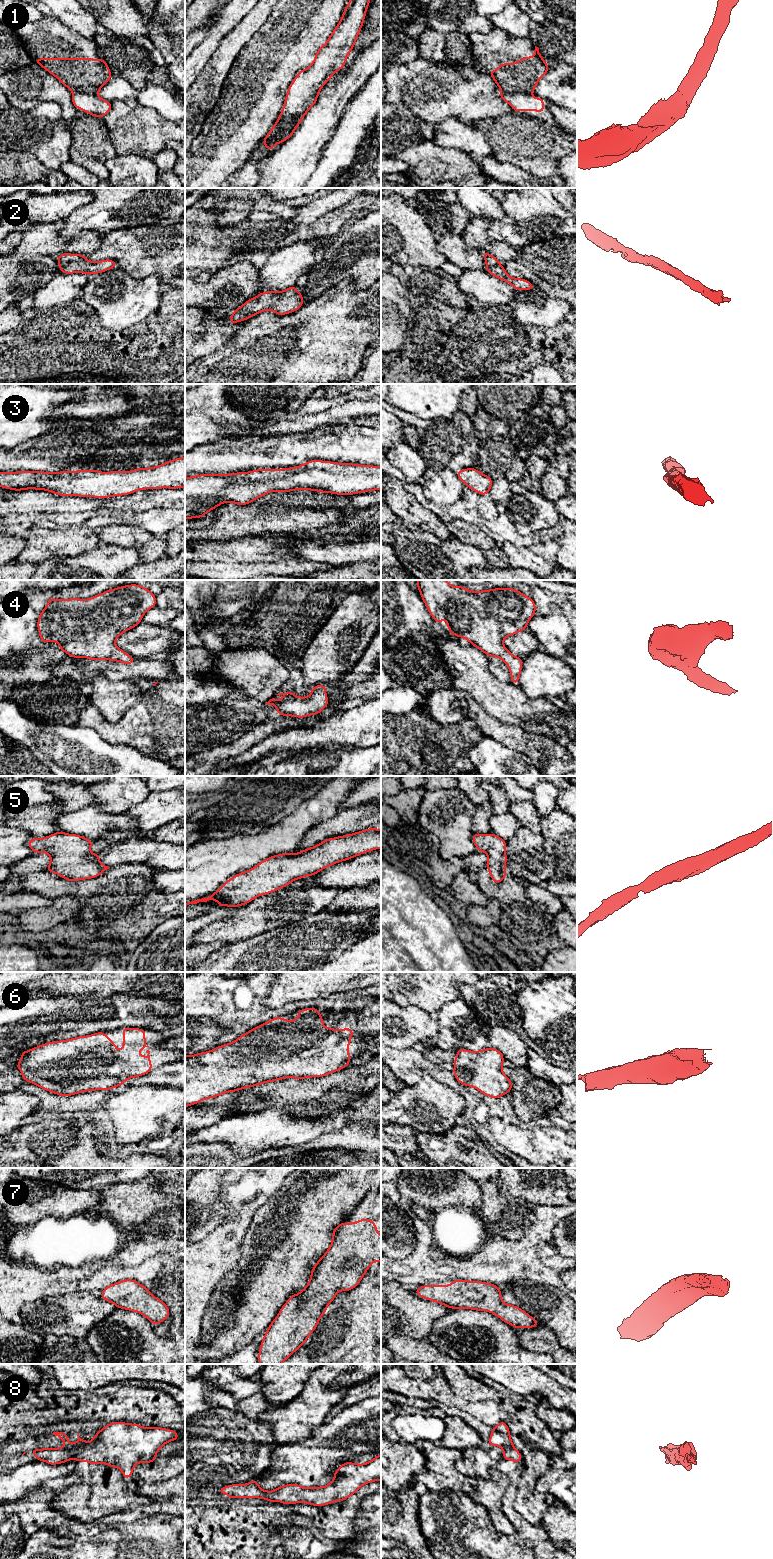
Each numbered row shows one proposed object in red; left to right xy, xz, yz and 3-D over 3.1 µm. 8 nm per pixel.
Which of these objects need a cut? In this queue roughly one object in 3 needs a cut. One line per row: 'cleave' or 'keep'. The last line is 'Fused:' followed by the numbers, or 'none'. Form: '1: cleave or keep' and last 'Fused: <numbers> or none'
1: cleave
2: keep
3: keep
4: keep
5: keep
6: keep
7: keep
8: keep
Fused: 1

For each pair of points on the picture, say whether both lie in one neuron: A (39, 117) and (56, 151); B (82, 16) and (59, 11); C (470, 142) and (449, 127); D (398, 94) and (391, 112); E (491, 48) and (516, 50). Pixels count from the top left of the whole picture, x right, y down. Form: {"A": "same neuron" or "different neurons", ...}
{"A": "same neuron", "B": "same neuron", "C": "same neuron", "D": "different neurons", "E": "same neuron"}

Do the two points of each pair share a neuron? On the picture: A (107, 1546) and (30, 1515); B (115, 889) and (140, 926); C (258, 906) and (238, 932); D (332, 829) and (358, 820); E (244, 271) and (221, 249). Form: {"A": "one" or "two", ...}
{"A": "two", "B": "one", "C": "one", "D": "one", "E": "two"}

